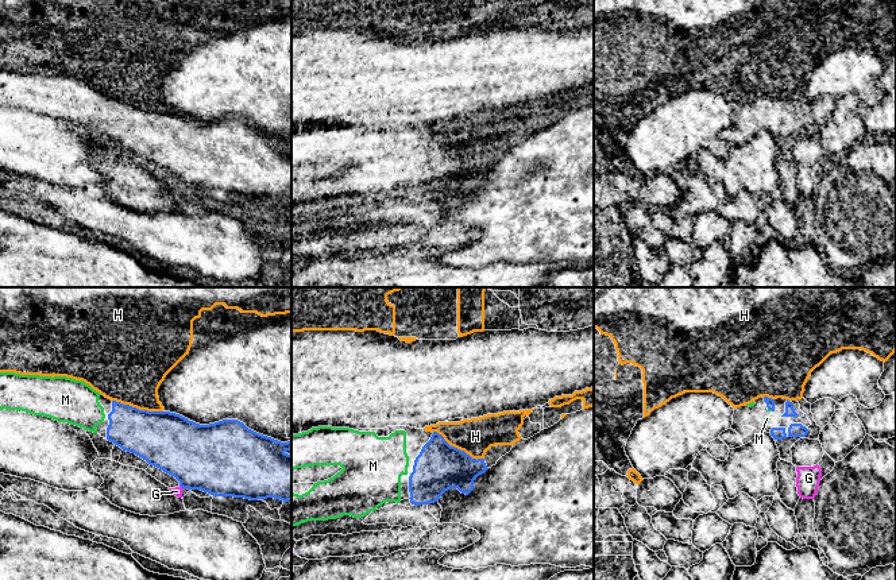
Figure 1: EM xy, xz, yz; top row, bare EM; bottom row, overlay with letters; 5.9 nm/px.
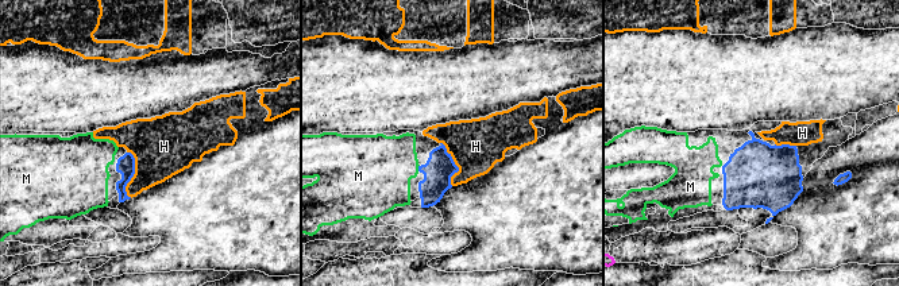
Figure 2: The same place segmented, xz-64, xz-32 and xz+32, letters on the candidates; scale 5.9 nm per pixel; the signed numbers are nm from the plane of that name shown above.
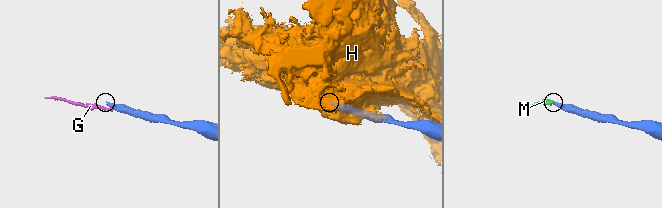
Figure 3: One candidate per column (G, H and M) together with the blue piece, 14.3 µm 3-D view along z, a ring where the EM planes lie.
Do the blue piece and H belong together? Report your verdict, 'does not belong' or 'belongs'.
does not belong

